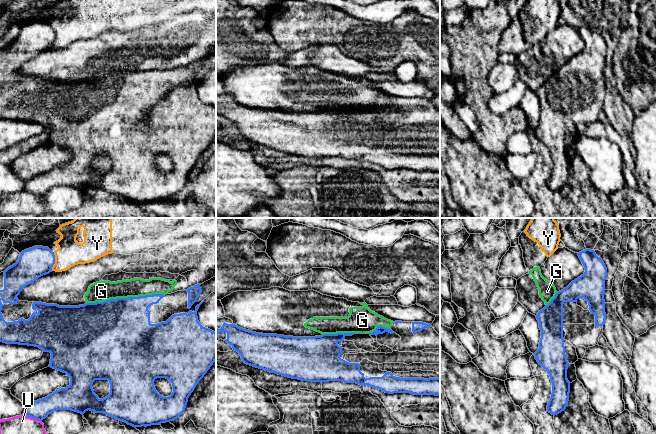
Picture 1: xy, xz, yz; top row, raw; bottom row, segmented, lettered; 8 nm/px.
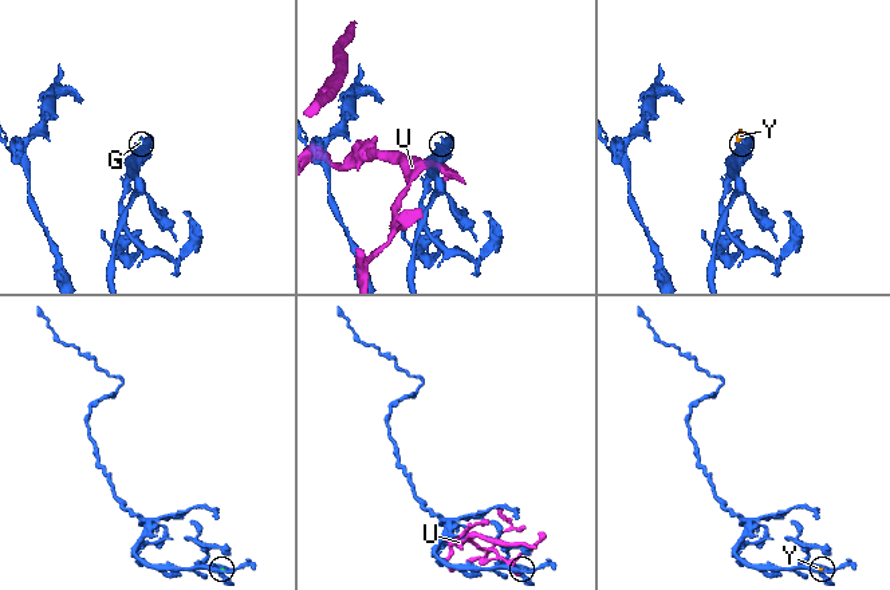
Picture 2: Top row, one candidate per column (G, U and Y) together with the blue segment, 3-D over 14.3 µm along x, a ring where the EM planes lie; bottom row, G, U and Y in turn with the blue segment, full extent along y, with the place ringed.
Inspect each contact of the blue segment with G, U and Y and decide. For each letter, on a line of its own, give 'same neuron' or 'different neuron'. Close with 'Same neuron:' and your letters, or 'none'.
G: different neuron
U: different neuron
Y: different neuron
Same neuron: none

